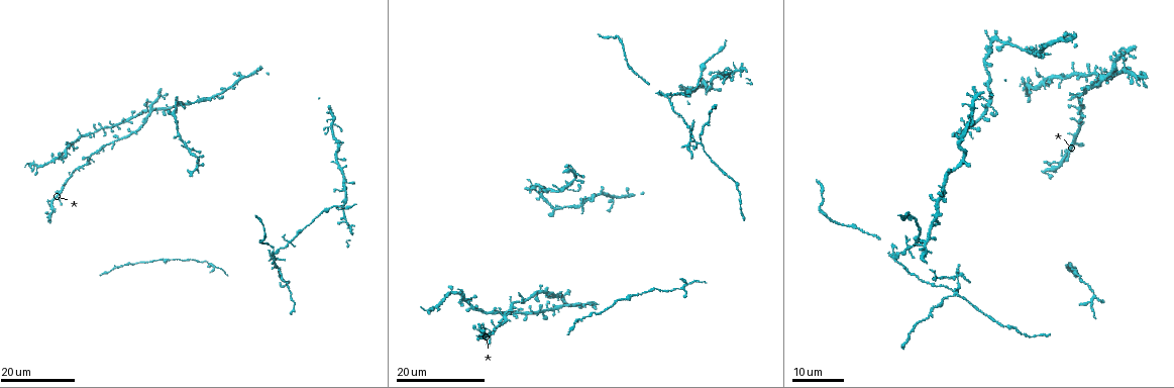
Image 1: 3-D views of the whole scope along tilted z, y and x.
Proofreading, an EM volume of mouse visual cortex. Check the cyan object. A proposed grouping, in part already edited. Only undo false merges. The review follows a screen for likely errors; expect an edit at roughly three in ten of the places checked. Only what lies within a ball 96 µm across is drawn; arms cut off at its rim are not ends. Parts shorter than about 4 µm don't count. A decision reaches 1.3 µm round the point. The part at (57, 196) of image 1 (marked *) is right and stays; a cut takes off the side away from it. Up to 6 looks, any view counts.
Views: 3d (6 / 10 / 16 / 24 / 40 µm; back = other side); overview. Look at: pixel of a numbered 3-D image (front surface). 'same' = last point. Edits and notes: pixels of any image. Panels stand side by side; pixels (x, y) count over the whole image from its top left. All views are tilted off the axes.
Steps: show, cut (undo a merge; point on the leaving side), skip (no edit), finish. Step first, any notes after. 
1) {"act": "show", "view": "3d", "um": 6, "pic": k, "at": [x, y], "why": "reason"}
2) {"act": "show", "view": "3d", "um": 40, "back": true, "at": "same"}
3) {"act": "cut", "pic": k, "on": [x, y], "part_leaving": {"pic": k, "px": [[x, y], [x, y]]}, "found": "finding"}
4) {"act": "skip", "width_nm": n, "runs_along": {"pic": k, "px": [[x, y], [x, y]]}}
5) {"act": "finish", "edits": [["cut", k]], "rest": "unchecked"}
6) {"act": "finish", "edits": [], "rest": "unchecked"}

{"act": "show", "view": "3d", "um": 24, "pic": 1, "at": [198, 100], "why": "two arms in line, one across"}

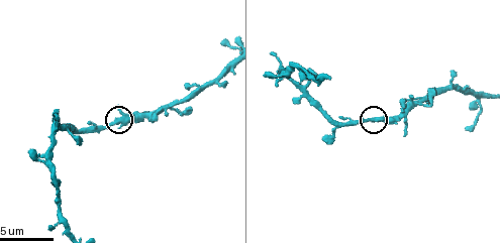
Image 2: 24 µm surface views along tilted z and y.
{"act": "show", "view": "3d", "um": 10, "pic": 2, "at": [122, 123]}

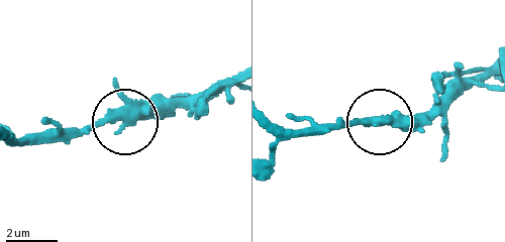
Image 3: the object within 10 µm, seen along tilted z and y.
{"act": "skip", "found": "one neuron here"}

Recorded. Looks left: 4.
{"act": "show", "view": "3d", "um": 24, "pic": 1, "at": [988, 314], "why": "sudden change in width"}

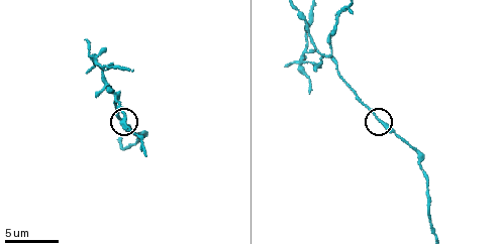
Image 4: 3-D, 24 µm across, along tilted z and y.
{"act": "show", "view": "3d", "um": 6, "pic": 4, "at": [380, 121]}

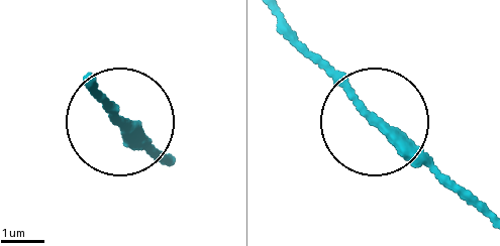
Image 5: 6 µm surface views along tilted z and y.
{"act": "skip", "width_nm": 200, "found": "one neuron here"}

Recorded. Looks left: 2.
{"act": "show", "view": "3d", "um": 24, "pic": 1, "at": [187, 149], "why": "small branch off a trunk"}

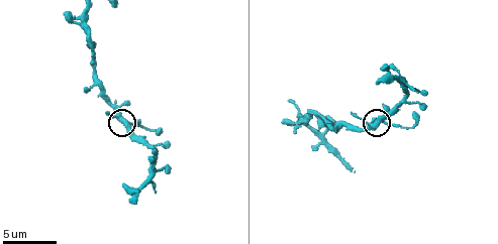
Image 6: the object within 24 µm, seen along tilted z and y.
{"act": "show", "view": "3d", "um": 10, "pic": 6, "at": [126, 124]}

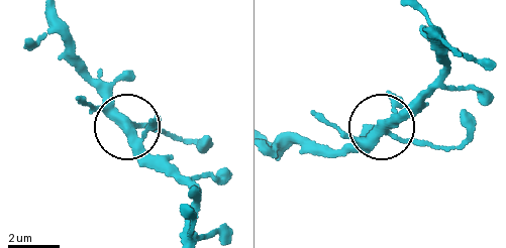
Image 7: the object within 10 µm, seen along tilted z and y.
{"act": "skip", "arms": 4, "found": "one neuron here"}

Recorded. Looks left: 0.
{"act": "finish", "edits": [], "rest": "unchecked"}

